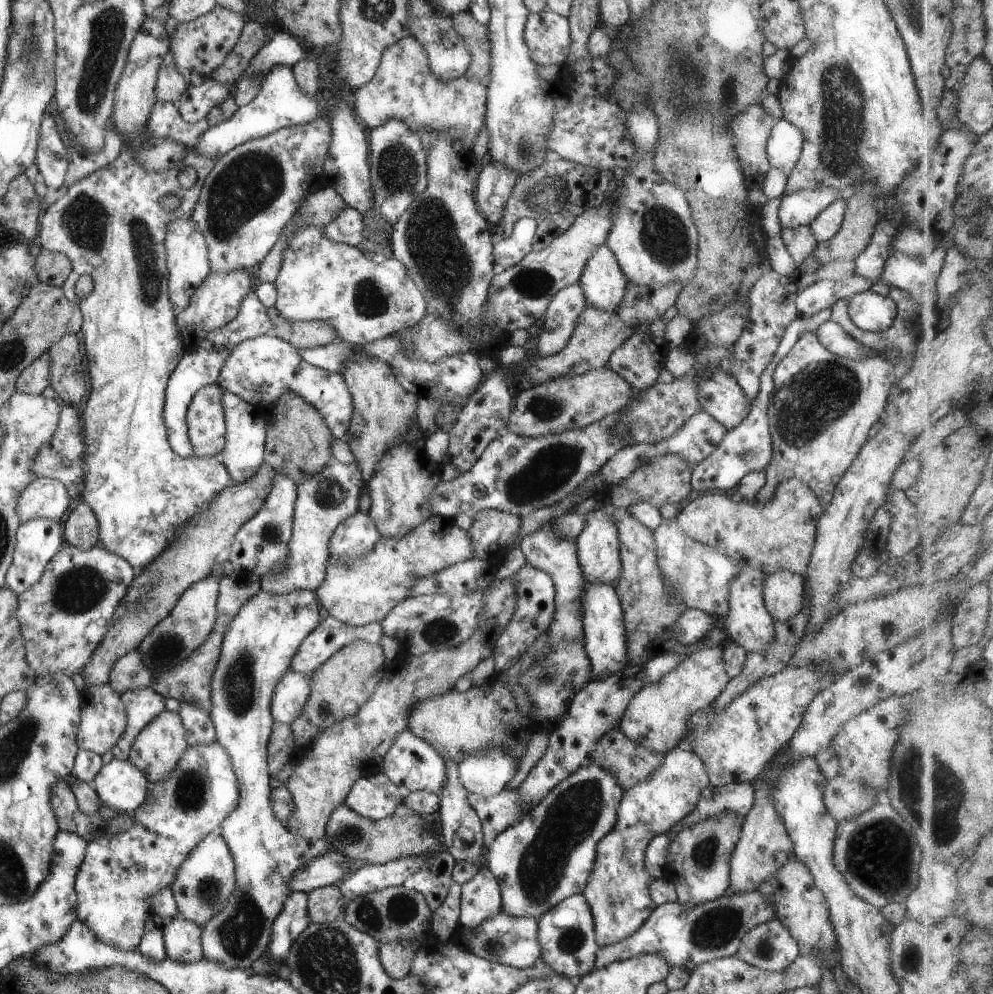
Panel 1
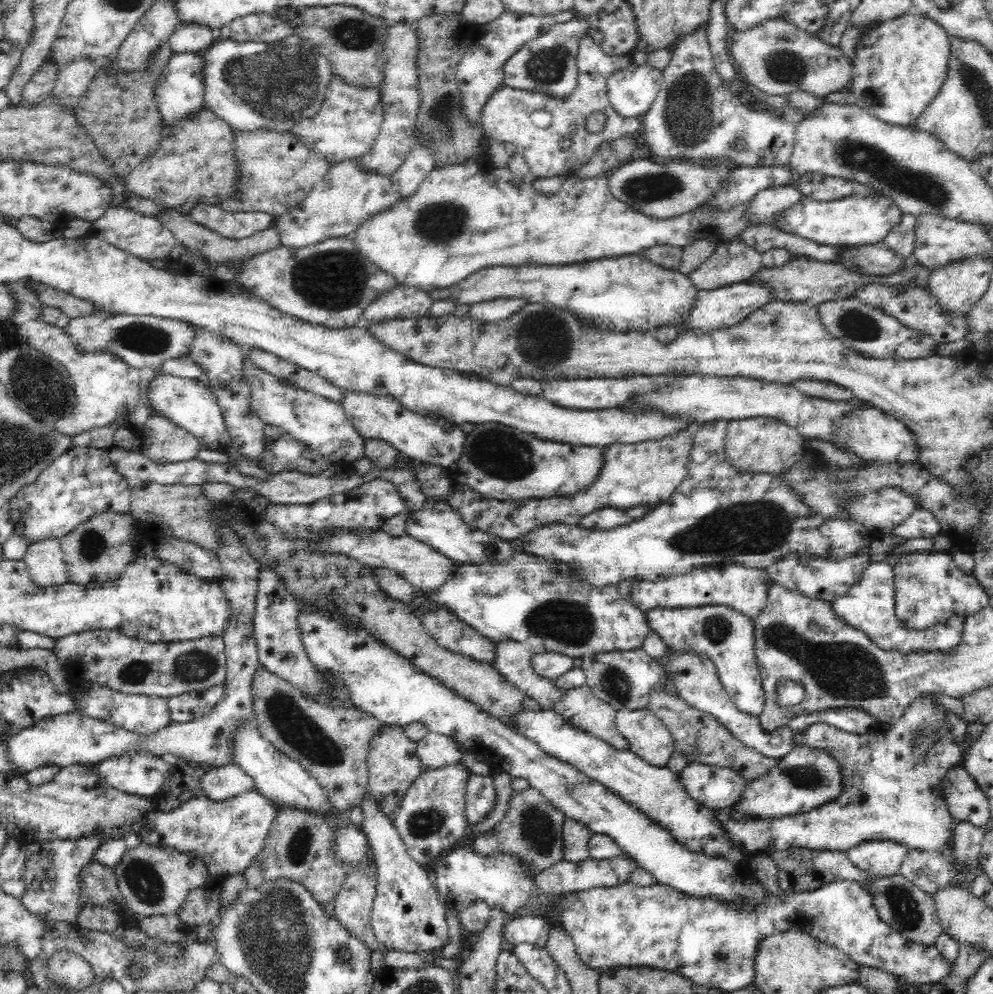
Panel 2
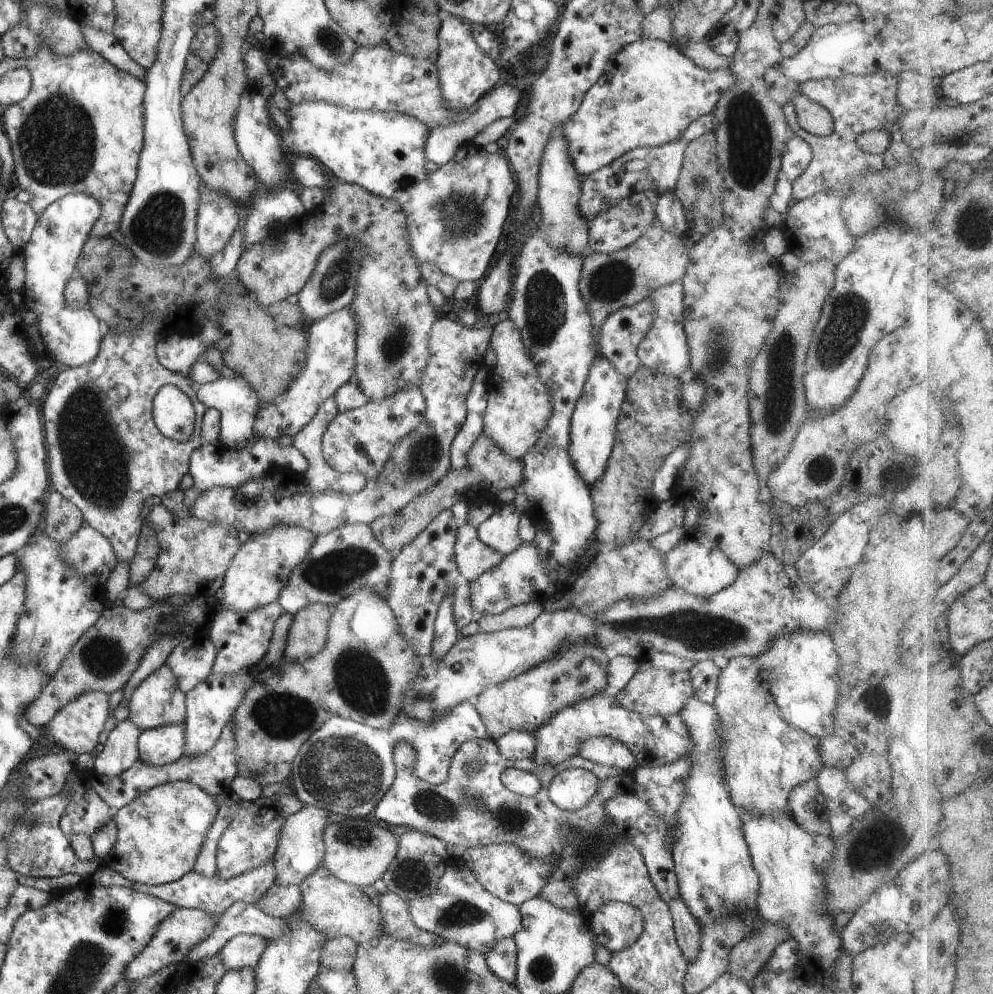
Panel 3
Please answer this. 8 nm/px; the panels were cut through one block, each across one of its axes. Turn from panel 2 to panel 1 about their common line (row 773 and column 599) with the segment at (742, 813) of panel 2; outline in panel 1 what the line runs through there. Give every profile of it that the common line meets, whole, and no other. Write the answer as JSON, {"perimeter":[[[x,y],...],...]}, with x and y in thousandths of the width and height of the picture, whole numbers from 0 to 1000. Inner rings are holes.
{"perimeter":[[[596,768],[586,770],[582,775],[579,775],[574,781],[571,781],[565,788],[562,788],[556,795],[553,795],[549,802],[543,807],[539,808],[533,816],[531,816],[526,823],[518,831],[512,832],[507,835],[488,855],[488,869],[490,874],[496,879],[498,886],[501,887],[504,896],[504,915],[509,921],[517,923],[537,923],[542,925],[553,913],[556,913],[559,909],[562,909],[565,905],[572,903],[574,900],[587,898],[589,889],[591,889],[591,883],[597,874],[597,867],[599,864],[600,850],[603,845],[617,833],[619,828],[619,813],[625,804],[626,795],[621,787],[613,780],[608,774],[605,774],[603,770]]]}

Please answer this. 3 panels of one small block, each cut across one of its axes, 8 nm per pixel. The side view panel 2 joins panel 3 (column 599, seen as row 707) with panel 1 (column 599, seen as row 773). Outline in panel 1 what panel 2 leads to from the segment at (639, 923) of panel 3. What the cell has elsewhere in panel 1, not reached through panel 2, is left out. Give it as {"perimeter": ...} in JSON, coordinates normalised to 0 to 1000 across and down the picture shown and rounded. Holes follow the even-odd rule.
{"perimeter":[[[681,749],[649,785],[626,795],[619,813],[619,828],[601,847],[597,874],[585,898],[593,909],[602,954],[637,941],[661,913],[653,897],[656,883],[649,873],[650,853],[656,843],[672,838],[699,815],[710,791],[713,782],[706,765]]]}

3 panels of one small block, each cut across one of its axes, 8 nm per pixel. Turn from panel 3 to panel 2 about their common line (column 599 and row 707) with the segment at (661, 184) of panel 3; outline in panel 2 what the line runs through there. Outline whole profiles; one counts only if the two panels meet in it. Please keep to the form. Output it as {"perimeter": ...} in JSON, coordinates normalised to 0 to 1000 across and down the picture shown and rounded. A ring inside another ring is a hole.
{"perimeter":[[[225,689],[209,694],[193,695],[167,703],[172,726],[189,726],[209,718],[226,700]]]}

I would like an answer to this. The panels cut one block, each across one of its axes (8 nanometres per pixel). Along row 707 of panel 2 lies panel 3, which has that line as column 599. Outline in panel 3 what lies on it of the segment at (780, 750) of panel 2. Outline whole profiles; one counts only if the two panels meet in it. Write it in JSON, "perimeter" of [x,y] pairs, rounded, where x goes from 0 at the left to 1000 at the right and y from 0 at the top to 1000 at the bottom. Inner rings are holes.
{"perimeter":[[[614,694],[603,696],[589,704],[581,704],[579,708],[565,712],[561,718],[553,722],[551,728],[539,732],[536,739],[539,742],[539,755],[533,765],[545,771],[559,771],[563,767],[569,767],[571,763],[581,761],[583,746],[607,740],[625,746],[637,759],[641,771],[648,770],[654,773],[680,767],[682,763],[688,763],[696,753],[694,738],[683,717],[669,721],[646,720],[622,710],[618,695]]]}

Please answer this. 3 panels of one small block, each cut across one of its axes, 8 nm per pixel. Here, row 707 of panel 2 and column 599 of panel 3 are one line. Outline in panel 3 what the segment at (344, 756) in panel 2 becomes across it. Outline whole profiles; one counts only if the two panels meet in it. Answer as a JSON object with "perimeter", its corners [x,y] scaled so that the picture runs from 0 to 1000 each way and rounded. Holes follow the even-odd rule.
{"perimeter":[[[662,220],[652,228],[652,231],[633,247],[625,252],[607,255],[591,255],[585,264],[583,274],[583,296],[591,306],[591,316],[595,318],[595,332],[599,340],[599,356],[603,356],[603,328],[615,314],[621,314],[627,308],[635,308],[651,300],[660,290],[684,283],[690,276],[694,259],[688,245],[688,238],[674,235]]]}

